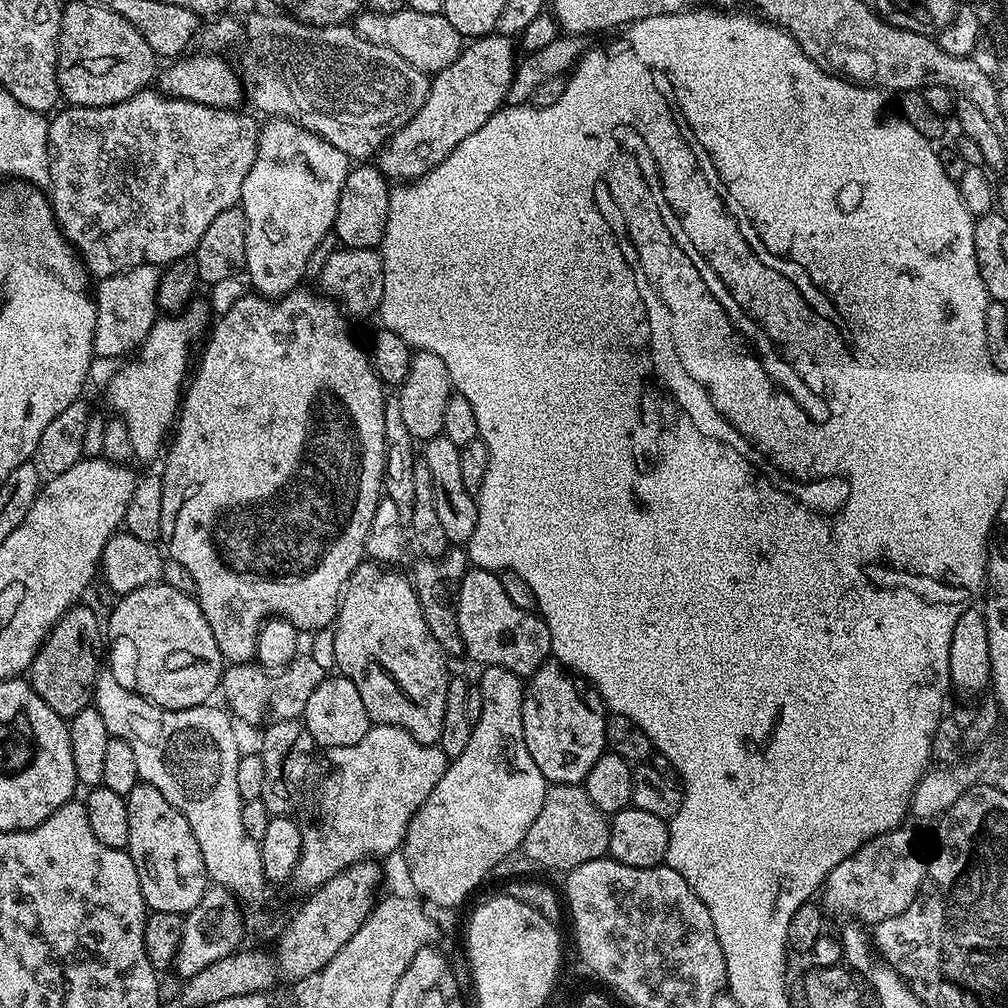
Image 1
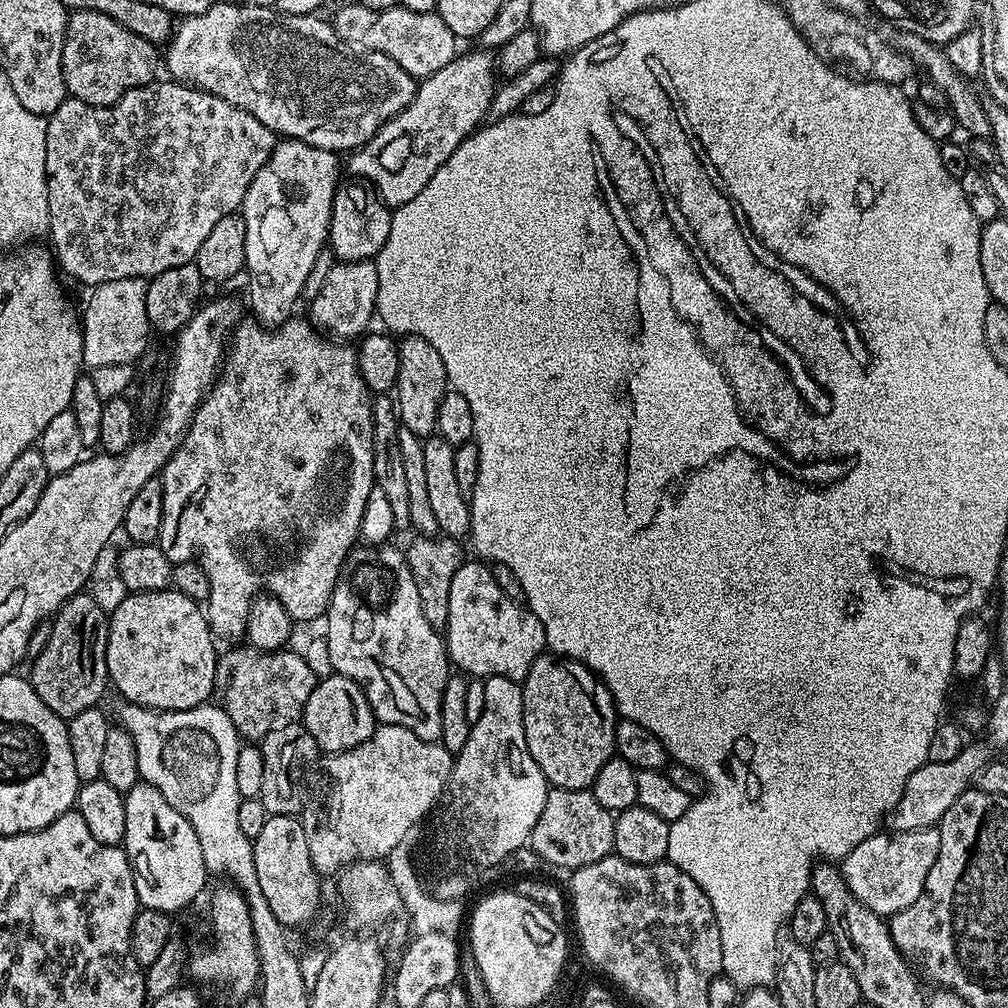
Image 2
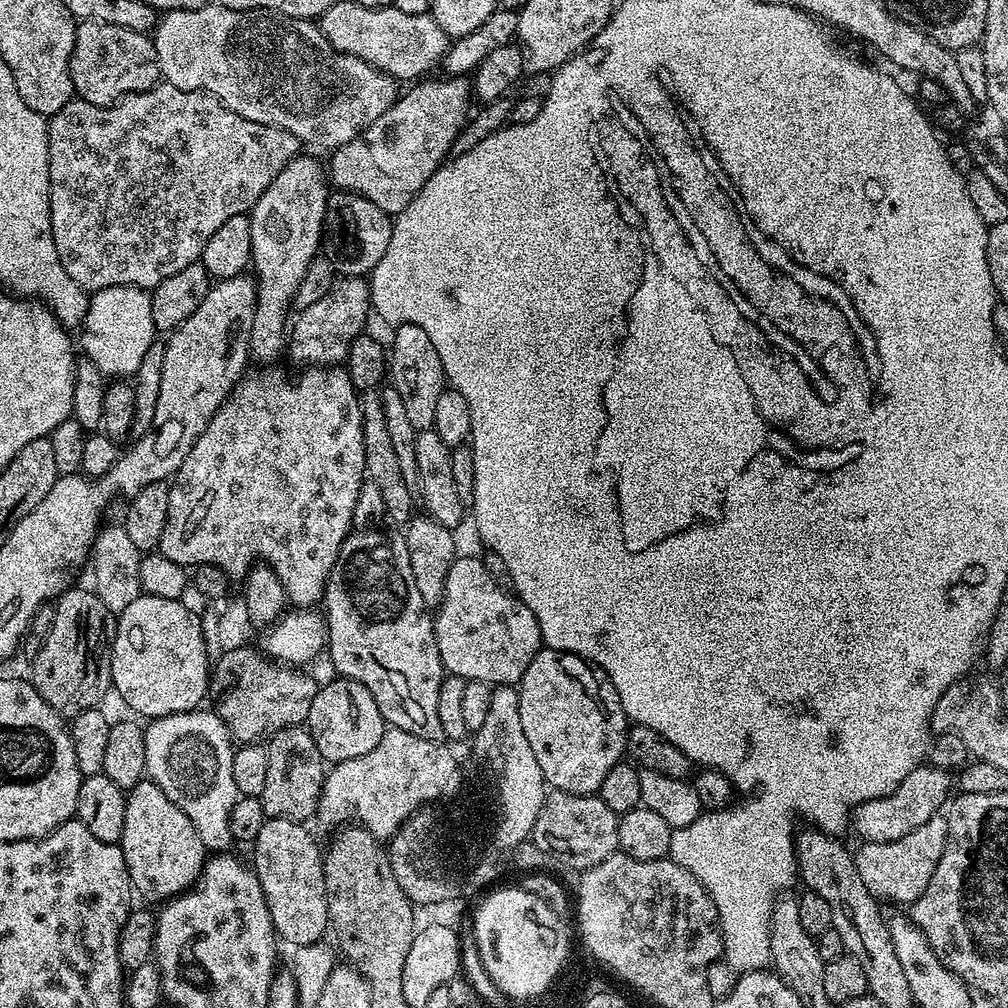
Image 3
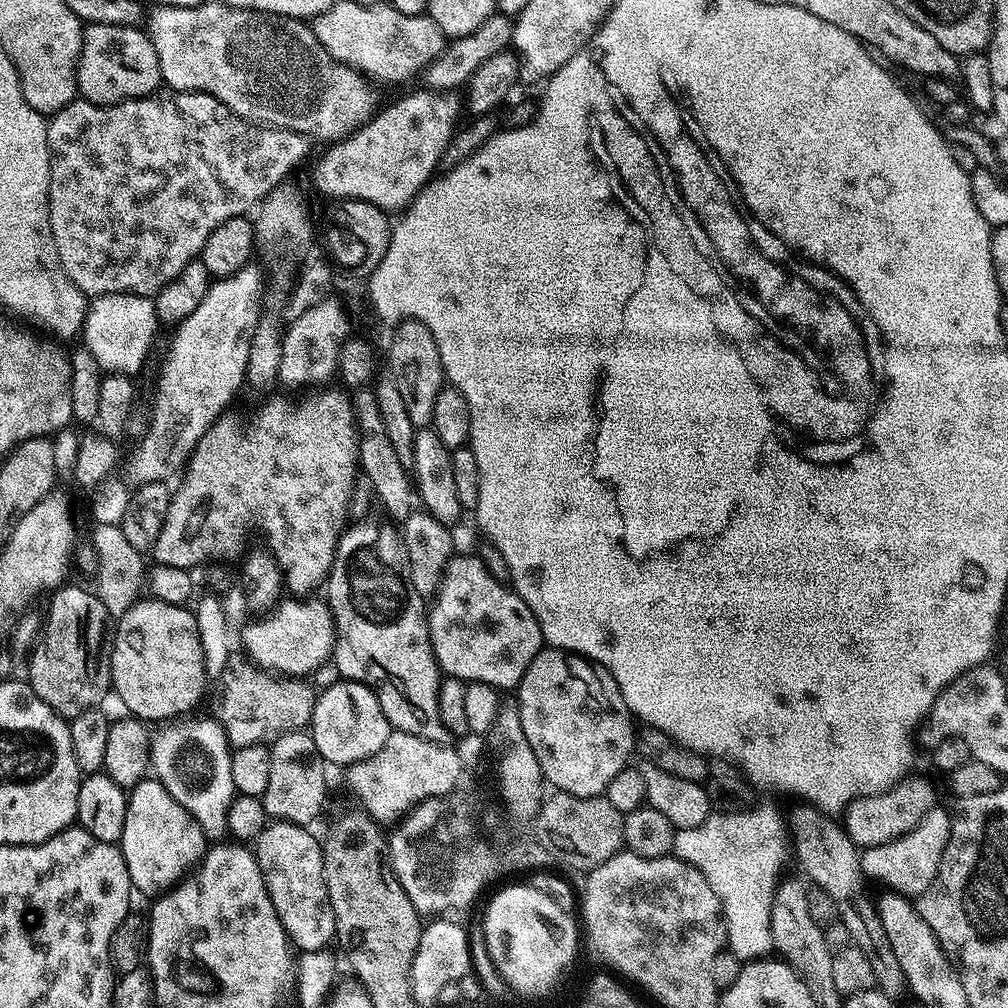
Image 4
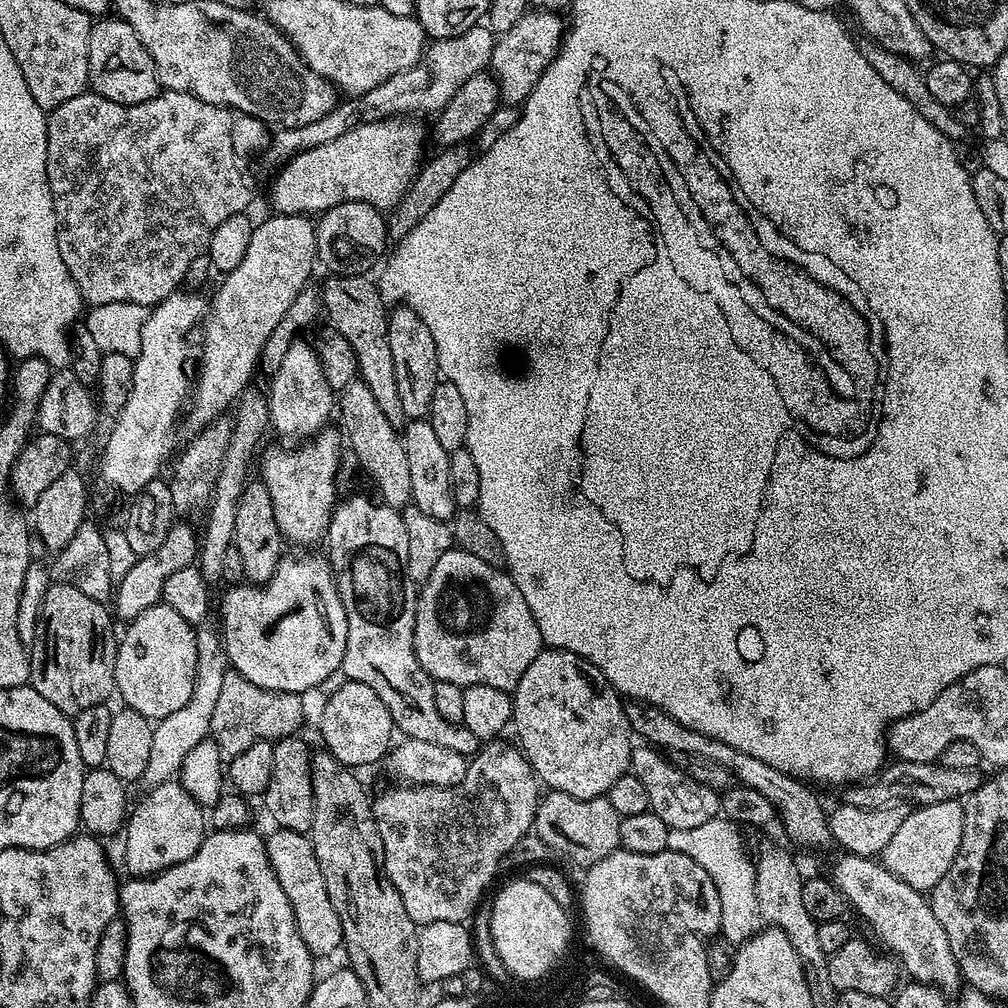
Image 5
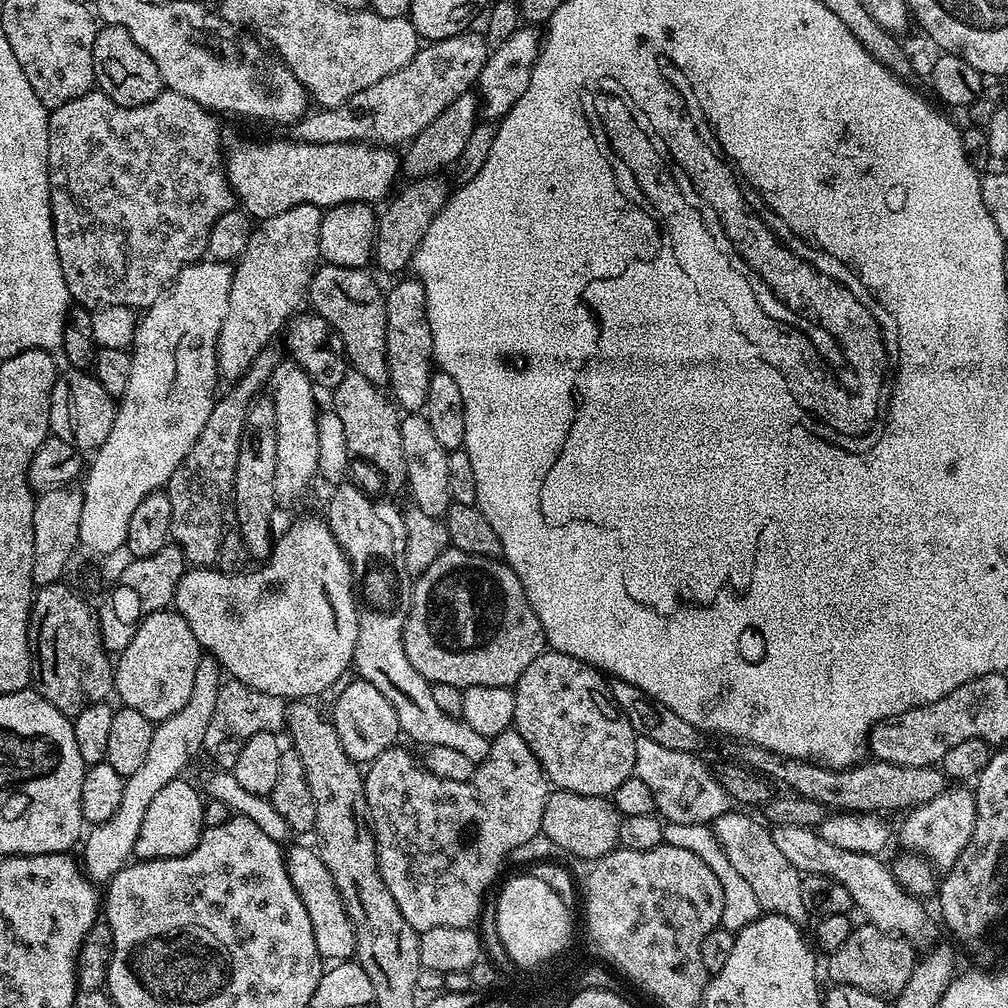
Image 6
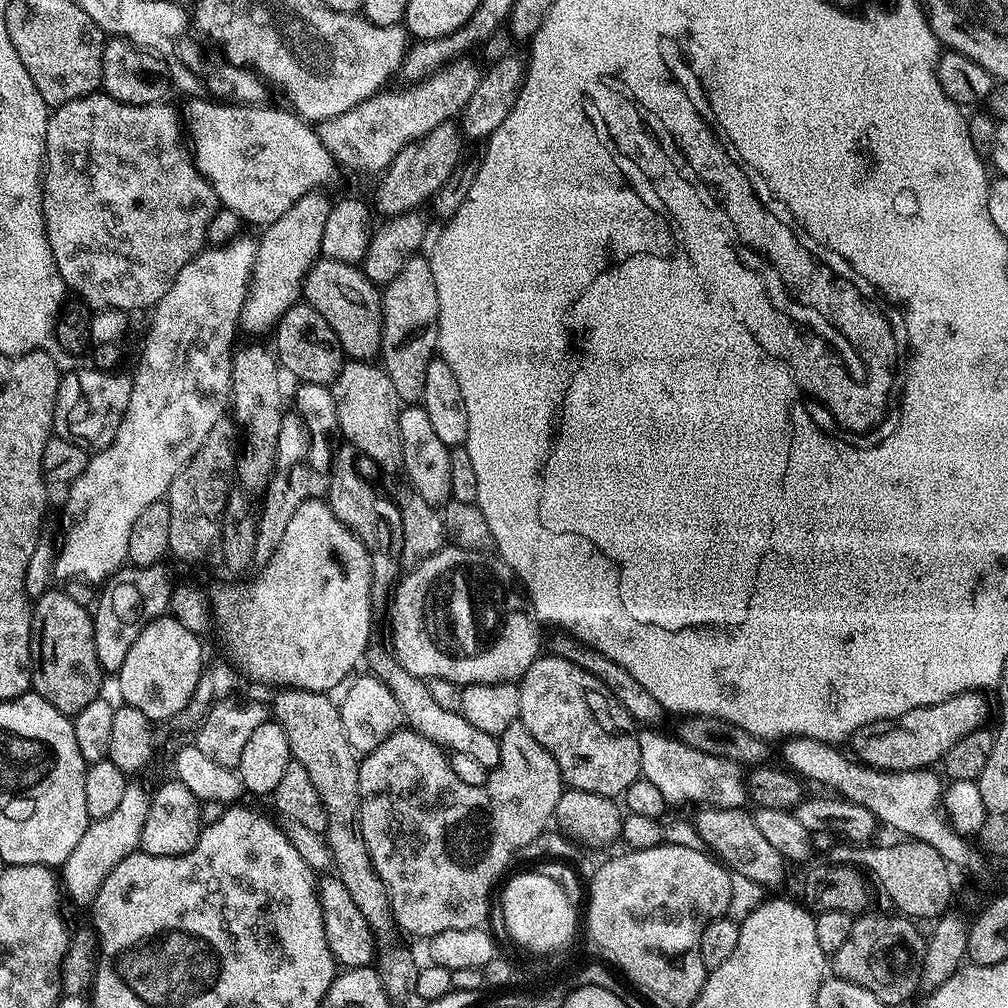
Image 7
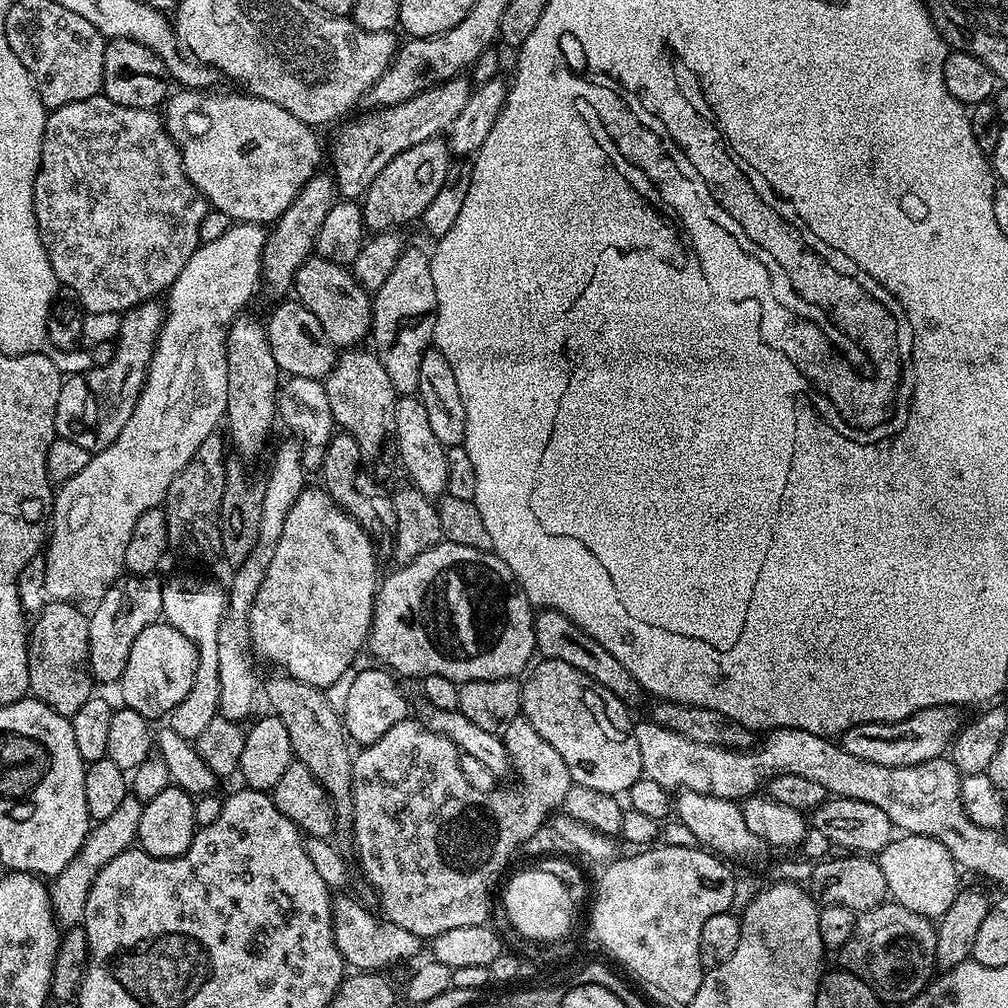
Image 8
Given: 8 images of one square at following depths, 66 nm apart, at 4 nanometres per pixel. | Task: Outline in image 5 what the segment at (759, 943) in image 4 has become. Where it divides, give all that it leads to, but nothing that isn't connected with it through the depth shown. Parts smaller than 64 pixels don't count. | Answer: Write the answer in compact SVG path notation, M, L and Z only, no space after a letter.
M717 818L704 825L712 830L712 872L718 898L722 900L722 918L719 935L731 944L741 945L749 935L761 927L758 898L756 897L756 865L753 857L744 853L741 829L727 818Z

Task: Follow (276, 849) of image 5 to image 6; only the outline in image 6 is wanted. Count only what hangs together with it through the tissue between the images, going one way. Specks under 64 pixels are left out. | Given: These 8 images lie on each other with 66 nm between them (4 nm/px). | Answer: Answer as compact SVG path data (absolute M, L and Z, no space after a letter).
M306 846L289 847L285 853L285 860L292 885L298 891L298 896L310 915L315 945L318 946L321 959L339 962L353 957L356 949L356 931L349 922L344 903L334 885L333 875L327 870L319 853L313 847L312 849Z

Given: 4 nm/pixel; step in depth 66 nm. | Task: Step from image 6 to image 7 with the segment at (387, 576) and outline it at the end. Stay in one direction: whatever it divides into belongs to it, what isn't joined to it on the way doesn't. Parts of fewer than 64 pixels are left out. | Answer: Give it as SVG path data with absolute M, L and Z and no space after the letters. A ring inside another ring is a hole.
M337 447L334 452L334 459L328 481L328 496L326 502L332 508L332 513L336 515L340 523L351 529L357 539L367 548L373 565L385 568L388 572L401 571L400 562L400 535L402 526L400 525L400 511L396 509L395 503L384 496L379 496L366 481L360 477L360 472L356 469L356 464L352 461L354 452L351 447ZM369 647L366 653L367 671L379 678L388 687L390 694L394 694L394 698L404 715L403 723L411 731L417 732L419 736L424 736L449 753L466 754L469 758L475 758L486 769L496 768L500 761L499 739L486 734L486 730L478 730L478 726L470 726L470 722L466 722L466 718L459 712L442 710L442 706L435 704L427 683L421 677L410 674L405 670L396 661L395 655L387 647L384 648Z

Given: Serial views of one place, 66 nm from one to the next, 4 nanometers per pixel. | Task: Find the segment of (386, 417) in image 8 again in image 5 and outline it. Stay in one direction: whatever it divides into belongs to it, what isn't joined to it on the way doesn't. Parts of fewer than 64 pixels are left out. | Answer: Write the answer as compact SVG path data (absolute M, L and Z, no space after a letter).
M358 378L350 382L350 386L339 393L338 416L339 412L340 420L344 423L342 432L346 437L347 447L358 454L363 475L368 475L376 487L375 495L391 508L403 510L409 507L412 504L414 486L410 482L410 462L406 458L403 435L390 424L386 414L382 414L374 393L364 380Z

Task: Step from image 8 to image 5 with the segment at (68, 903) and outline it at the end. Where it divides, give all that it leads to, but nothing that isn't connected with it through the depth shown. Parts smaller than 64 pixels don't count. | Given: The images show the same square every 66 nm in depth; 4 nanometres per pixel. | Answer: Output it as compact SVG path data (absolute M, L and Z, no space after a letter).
M205 622L196 628L196 645L198 646L198 666L194 678L194 691L190 693L186 706L182 710L174 710L174 714L166 714L166 718L155 721L152 733L154 742L150 746L150 762L146 762L146 770L140 775L139 783L145 789L164 784L173 779L184 765L186 754L194 750L204 740L209 739L211 733L211 719L214 706L221 693L222 682L230 669L228 655L224 653L224 641L217 629L211 623Z

